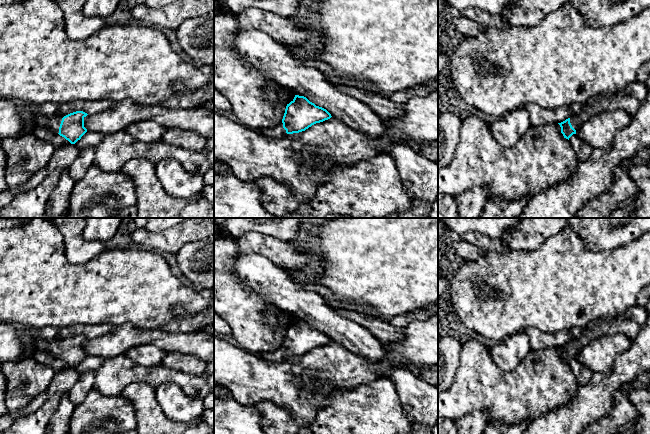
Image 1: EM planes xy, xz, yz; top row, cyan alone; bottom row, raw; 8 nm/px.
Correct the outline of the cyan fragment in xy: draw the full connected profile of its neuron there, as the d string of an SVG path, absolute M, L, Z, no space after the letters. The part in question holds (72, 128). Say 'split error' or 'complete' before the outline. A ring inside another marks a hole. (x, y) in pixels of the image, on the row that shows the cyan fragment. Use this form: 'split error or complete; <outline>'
split error; M76 111L64 117L54 116L48 118L42 113L37 113L36 120L39 127L48 128L53 133L64 137L71 144L75 144L87 132L84 127L84 118L87 115L83 111Z

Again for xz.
split error; M295 95L287 104L282 121L276 126L263 128L260 131L270 138L305 131L316 123L330 119L331 114L324 108L316 106L306 97Z

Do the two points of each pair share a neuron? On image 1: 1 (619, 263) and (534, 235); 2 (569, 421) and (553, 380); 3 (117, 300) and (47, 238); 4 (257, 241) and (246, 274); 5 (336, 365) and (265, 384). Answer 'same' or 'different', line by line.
1: different
2: different
3: same
4: different
5: same

